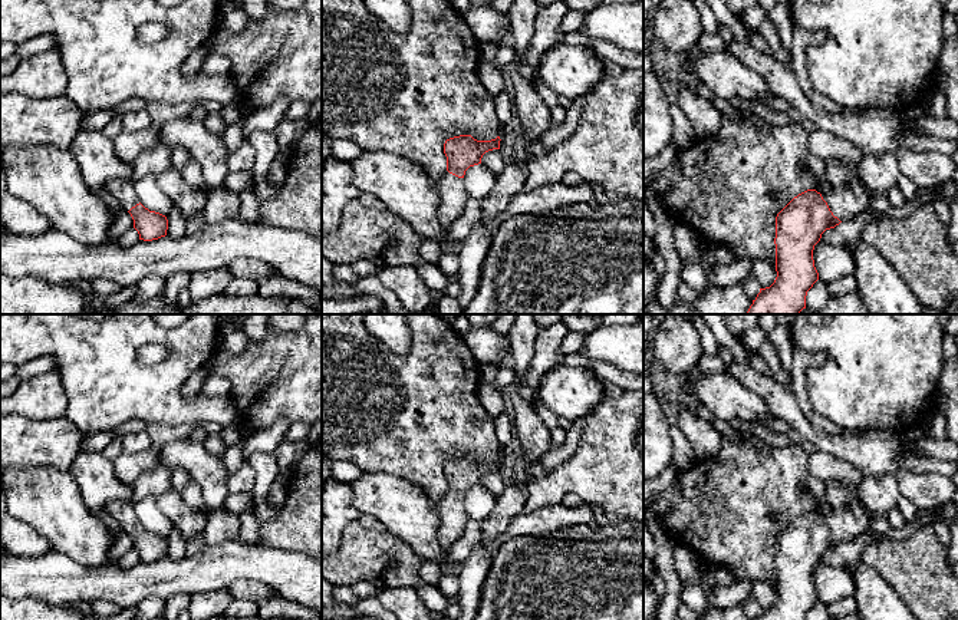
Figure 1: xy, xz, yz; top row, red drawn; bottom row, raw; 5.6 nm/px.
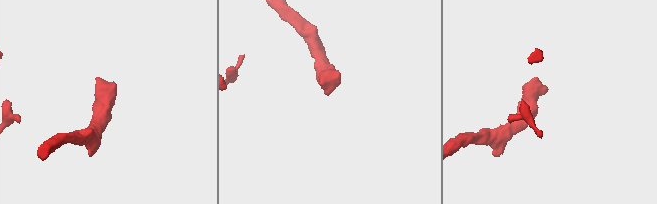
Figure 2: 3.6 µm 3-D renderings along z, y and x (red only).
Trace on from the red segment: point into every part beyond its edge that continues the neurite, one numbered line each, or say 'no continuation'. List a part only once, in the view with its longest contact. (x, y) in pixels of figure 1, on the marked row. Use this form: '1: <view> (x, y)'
1: yz (845, 201)

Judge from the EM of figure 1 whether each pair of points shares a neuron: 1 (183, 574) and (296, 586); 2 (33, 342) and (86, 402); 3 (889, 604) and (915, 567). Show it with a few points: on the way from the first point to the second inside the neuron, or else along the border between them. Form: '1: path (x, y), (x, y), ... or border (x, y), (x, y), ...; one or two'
1: path (211, 569), (267, 567); one
2: path (52, 345), (86, 379), (86, 383); one
3: border (873, 569), (907, 604); two

